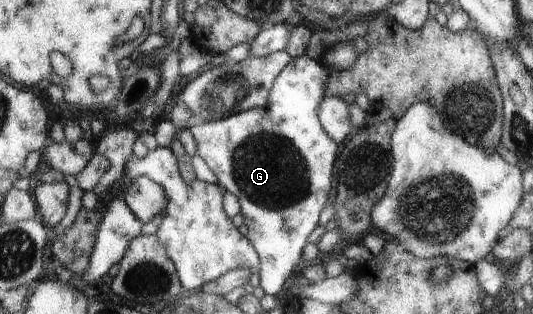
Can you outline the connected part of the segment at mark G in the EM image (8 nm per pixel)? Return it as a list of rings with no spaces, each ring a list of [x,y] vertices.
[[[295,56],[291,58],[277,77],[273,80],[268,94],[265,98],[265,103],[260,106],[255,106],[240,112],[231,114],[230,116],[218,119],[209,120],[201,124],[192,124],[191,131],[193,132],[193,139],[196,145],[195,155],[198,161],[204,163],[216,177],[216,183],[225,192],[231,193],[237,198],[240,213],[243,217],[243,224],[247,227],[246,235],[249,238],[249,243],[257,250],[258,267],[255,271],[259,277],[259,287],[261,287],[264,294],[271,295],[271,297],[279,297],[283,294],[289,279],[296,275],[297,269],[300,267],[302,261],[300,258],[304,245],[307,244],[306,239],[313,228],[318,225],[319,213],[323,209],[323,205],[327,203],[327,195],[331,189],[331,169],[333,169],[333,162],[337,155],[337,144],[322,130],[316,111],[321,100],[326,96],[326,83],[328,82],[329,70],[321,64],[318,59],[312,60],[307,57]]]

